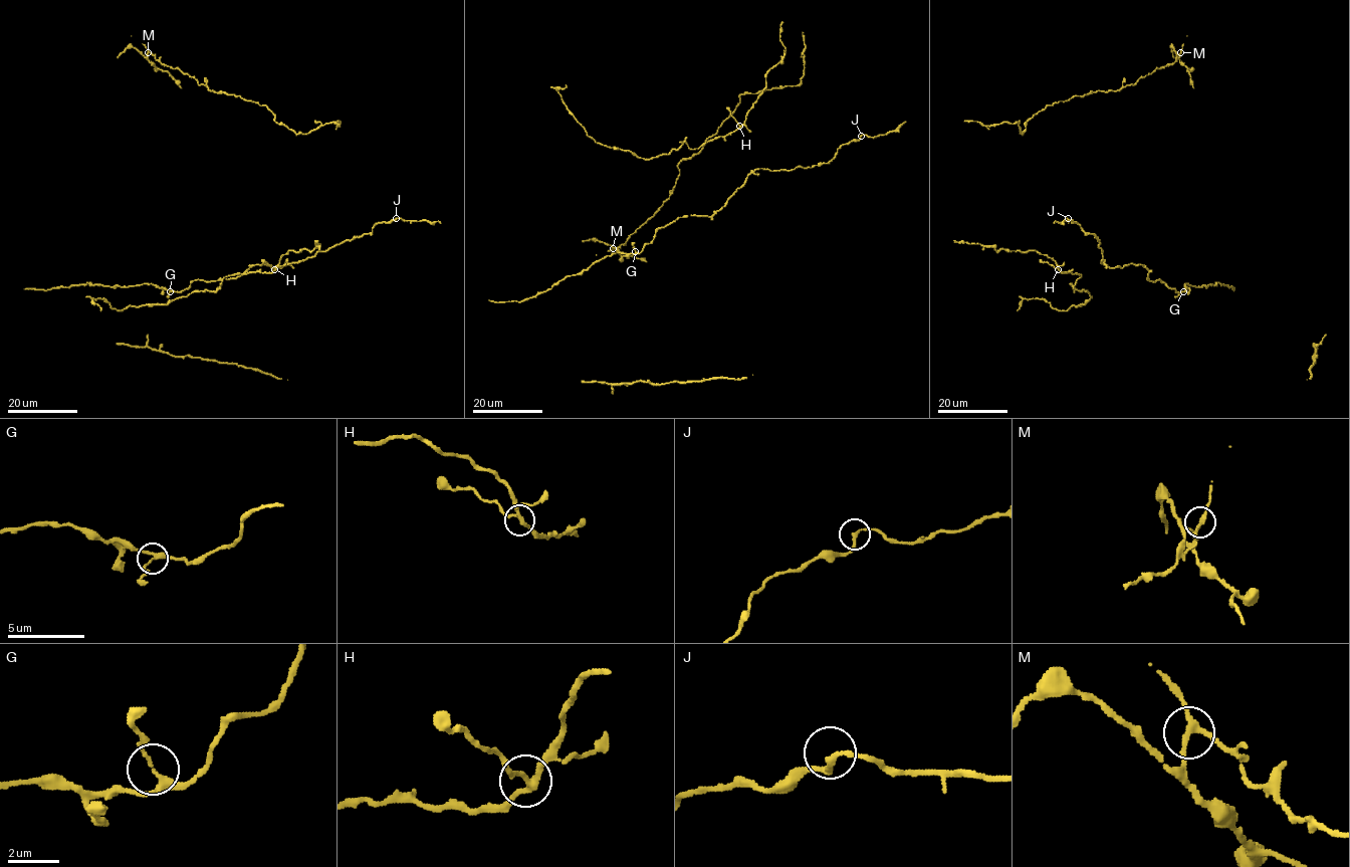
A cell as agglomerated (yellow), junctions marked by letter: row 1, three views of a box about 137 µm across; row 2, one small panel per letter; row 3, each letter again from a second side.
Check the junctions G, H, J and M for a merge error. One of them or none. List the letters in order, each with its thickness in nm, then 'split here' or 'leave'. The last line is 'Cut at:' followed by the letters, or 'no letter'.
G: 190 nm thick; leave
H: 200 nm thick; leave
J: 190 nm thick; leave
M: 190 nm thick; split here
Cut at: M

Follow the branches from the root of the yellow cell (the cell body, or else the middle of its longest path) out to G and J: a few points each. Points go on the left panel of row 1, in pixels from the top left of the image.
G: (365, 234), (282, 267), (254, 264), (235, 277), (195, 279), (188, 288), (170, 291)
J: (365, 234), (370, 233), (377, 223), (391, 222), (396, 218)

